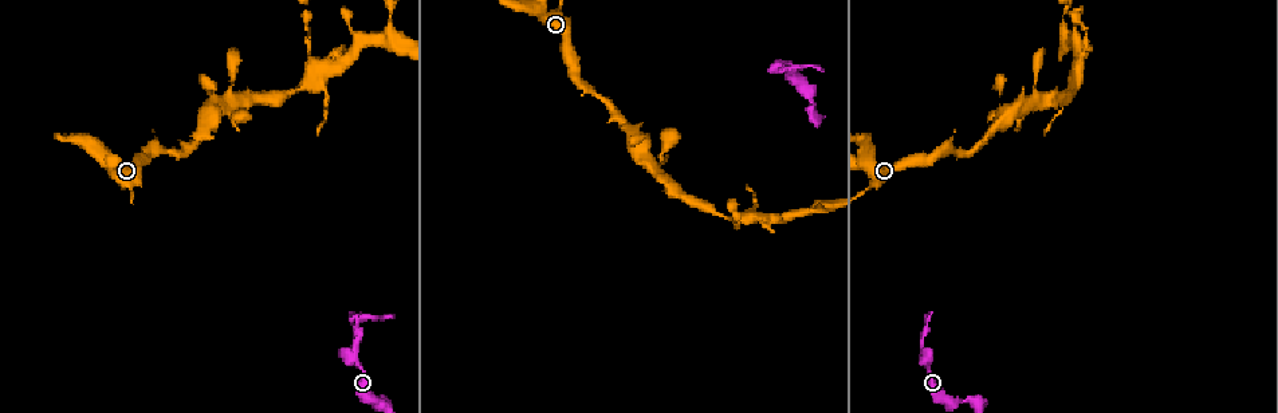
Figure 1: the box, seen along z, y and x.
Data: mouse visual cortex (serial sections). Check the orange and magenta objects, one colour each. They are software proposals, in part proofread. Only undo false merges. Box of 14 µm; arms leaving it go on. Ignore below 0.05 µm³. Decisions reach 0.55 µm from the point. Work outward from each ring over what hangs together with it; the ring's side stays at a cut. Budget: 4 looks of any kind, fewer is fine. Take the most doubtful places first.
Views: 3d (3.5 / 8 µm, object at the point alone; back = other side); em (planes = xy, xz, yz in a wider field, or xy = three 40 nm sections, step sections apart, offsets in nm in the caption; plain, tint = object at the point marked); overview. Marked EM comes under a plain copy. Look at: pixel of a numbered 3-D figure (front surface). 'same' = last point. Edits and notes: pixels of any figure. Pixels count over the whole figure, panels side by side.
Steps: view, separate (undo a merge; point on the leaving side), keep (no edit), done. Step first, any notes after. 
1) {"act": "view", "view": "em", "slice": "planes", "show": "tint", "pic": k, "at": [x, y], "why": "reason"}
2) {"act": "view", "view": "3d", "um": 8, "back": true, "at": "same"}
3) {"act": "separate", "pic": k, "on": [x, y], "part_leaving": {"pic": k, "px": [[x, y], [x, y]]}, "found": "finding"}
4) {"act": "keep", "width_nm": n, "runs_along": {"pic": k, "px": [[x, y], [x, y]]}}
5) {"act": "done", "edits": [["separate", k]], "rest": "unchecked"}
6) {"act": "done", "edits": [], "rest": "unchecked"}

{"act": "view", "view": "3d", "um": 3.5, "pic": 1, "at": [744, 216], "why": "three arms meet"}

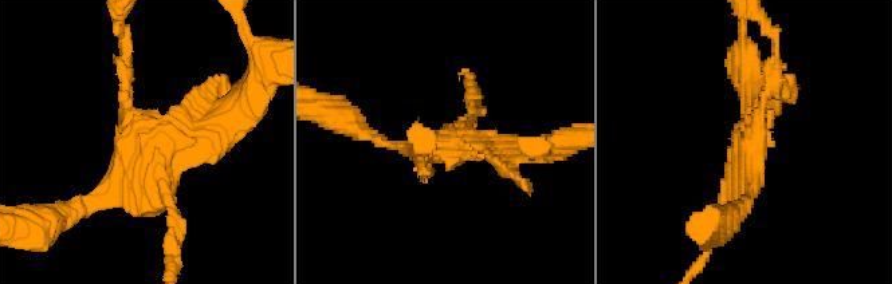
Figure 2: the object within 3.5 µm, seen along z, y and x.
{"act": "view", "view": "em", "slice": "xy", "step": 5, "show": "tint", "pic": 2, "at": [144, 165]}

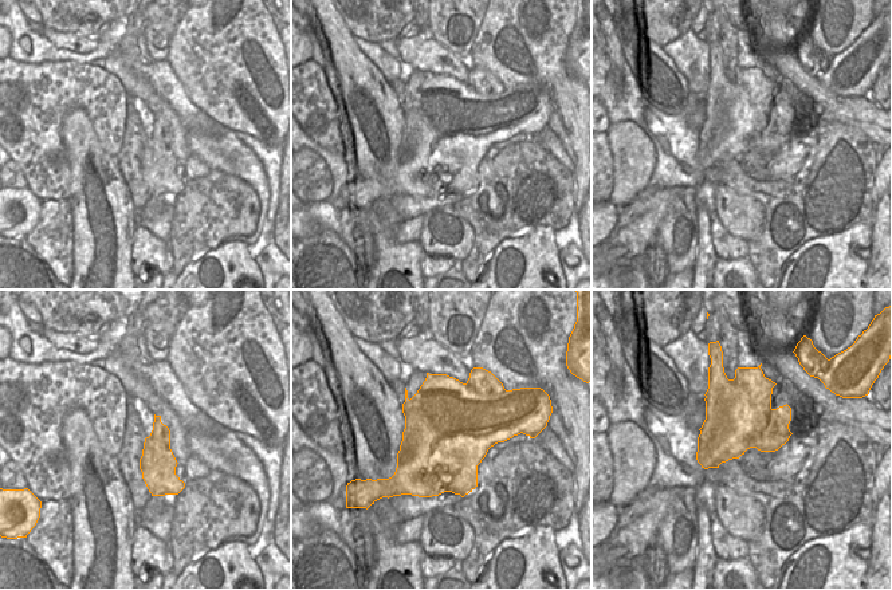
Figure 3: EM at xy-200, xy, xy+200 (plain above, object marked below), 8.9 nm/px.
{"act": "keep", "runs_along": {"pic": 2, "px": [[73, 215], [166, 144], [220, 127]]}, "found": "all the same cell"}

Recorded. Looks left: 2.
{"act": "view", "view": "3d", "um": 3.5, "back": true, "pic": 1, "at": [922, 348]}

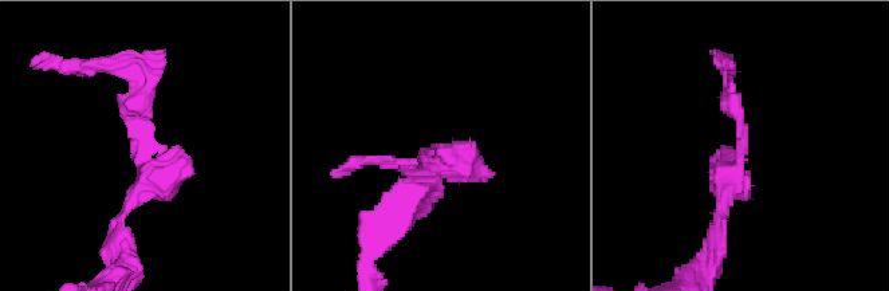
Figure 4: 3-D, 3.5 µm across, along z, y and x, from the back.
{"act": "view", "view": "em", "slice": "planes", "show": "tint", "pic": 4, "at": [740, 153], "why": "shape alone is not enough"}

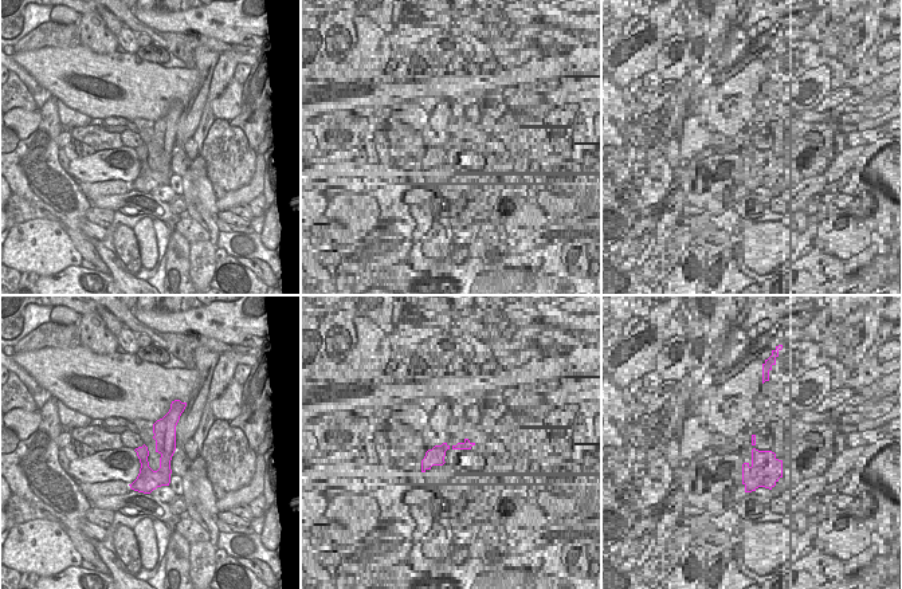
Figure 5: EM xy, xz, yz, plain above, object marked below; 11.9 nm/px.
{"act": "separate", "pic": 4, "on": [739, 114], "part_leaving": {"pic": 4, "px": [[738, 157], [728, 66]]}, "found": "a second cell is stuck on"}

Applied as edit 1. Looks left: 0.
{"act": "done", "edits": [["separate", 4]], "rest": "unchecked"}

